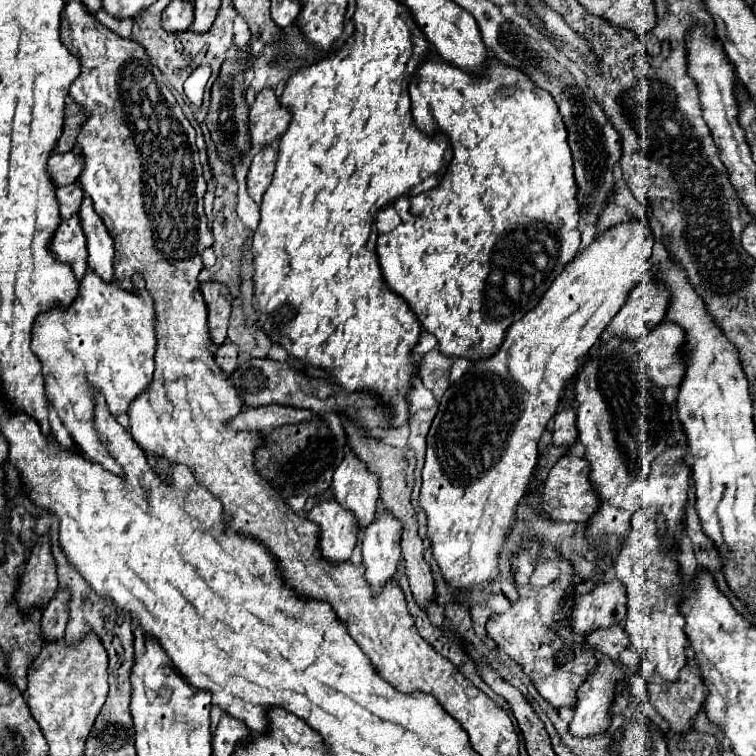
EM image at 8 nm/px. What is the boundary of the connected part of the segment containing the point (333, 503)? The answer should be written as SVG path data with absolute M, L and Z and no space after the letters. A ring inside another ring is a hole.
M336 499L316 503L308 519L320 525L320 551L330 563L344 563L350 559L358 541L358 521Z

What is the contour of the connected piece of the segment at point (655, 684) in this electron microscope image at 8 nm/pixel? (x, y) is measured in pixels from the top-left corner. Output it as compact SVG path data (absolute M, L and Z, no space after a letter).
M686 665L674 683L666 683L658 673L648 681L650 701L660 711L662 719L672 731L686 733L690 729L690 719L700 711L706 701L706 685L696 667Z

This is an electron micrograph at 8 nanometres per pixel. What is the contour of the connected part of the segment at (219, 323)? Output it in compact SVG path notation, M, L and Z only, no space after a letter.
M216 281L202 283L202 295L208 305L208 325L210 325L210 337L216 347L220 347L226 341L226 329L232 309L232 295L226 285L220 285Z

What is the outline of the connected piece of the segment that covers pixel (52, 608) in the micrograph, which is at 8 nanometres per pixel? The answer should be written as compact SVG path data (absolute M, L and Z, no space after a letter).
M60 589L56 597L48 603L42 615L42 631L46 633L46 639L62 639L64 629L68 623L68 603L70 593L66 589Z

